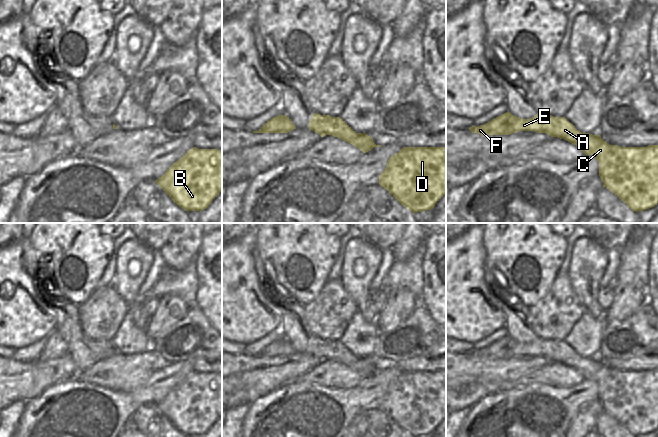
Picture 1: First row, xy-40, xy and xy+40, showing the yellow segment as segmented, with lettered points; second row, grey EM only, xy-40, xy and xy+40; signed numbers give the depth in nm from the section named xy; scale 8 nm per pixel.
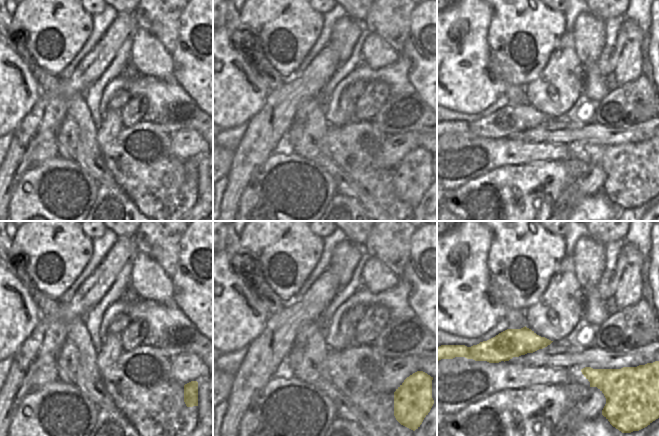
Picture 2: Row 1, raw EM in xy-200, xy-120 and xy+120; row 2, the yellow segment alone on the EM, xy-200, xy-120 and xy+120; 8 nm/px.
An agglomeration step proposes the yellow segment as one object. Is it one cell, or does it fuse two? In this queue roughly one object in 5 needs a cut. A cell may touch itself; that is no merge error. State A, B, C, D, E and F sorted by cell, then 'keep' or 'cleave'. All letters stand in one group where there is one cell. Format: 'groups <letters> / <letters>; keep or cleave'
groups A B C D E F; keep

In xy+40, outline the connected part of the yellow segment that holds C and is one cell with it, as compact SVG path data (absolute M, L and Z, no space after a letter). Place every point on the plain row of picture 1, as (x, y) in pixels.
M508 335L484 349L473 349L469 354L480 359L510 359L518 355L534 355L564 363L599 386L603 411L614 417L630 433L637 437L658 427L658 369L610 369L600 359L578 355L565 341L540 337L530 343L522 343Z

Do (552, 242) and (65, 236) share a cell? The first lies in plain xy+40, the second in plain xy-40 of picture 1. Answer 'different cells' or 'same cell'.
same cell

